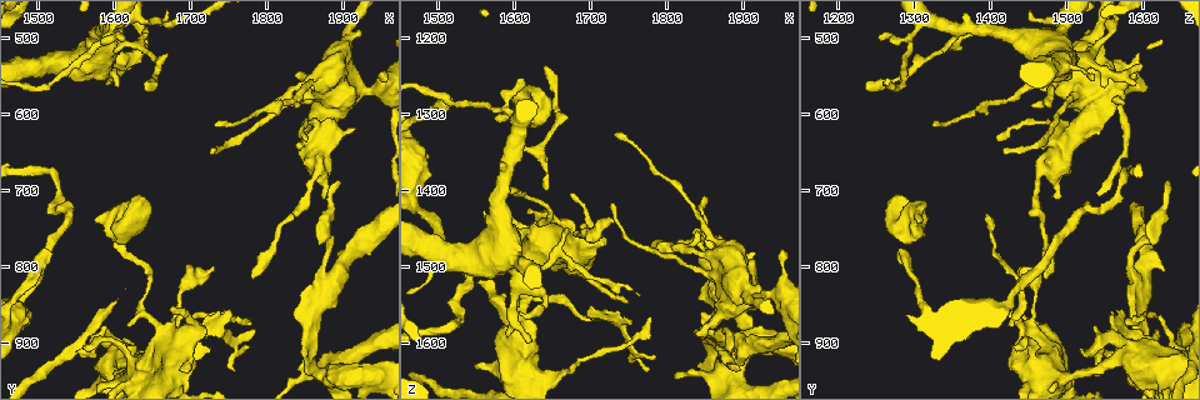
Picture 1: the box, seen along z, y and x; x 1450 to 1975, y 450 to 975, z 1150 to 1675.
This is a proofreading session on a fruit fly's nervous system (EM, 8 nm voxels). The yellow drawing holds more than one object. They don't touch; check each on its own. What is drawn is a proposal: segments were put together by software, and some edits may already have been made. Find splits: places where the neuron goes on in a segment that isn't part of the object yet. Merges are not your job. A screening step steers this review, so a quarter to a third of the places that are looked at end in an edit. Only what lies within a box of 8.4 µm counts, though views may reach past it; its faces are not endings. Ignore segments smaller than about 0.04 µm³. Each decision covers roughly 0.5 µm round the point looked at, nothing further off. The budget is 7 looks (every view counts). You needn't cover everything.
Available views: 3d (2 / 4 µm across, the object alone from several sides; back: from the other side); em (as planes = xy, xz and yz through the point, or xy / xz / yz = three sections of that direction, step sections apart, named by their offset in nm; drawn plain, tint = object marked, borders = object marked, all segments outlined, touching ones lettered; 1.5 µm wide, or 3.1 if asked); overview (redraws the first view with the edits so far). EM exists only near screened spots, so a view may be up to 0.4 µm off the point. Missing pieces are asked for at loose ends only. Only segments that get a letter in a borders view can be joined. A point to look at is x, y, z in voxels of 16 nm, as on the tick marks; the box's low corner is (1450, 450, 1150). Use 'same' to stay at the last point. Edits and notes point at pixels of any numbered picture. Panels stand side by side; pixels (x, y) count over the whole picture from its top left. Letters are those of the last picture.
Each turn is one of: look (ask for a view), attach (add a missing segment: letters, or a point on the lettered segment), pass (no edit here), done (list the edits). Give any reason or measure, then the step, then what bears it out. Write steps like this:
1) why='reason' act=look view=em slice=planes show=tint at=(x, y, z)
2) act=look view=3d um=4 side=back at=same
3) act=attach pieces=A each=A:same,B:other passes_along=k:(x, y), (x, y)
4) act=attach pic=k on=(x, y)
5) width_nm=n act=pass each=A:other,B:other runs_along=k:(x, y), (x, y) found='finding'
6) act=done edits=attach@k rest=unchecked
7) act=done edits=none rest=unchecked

why='thin end' act=look view=3d um=4 at=(1850, 635, 1415)

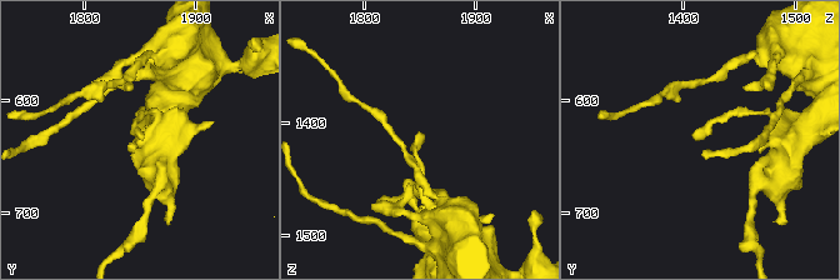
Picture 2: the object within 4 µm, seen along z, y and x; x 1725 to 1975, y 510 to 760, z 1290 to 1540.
act=look view=em slice=yz step=8 show=borders at=(1850, 634, 1408)

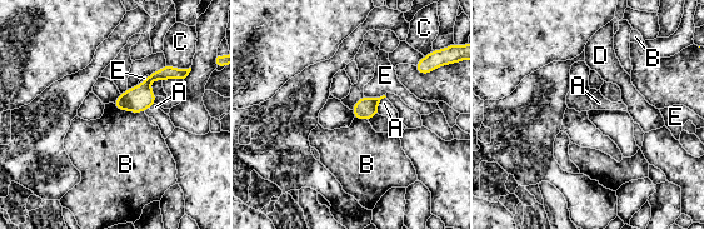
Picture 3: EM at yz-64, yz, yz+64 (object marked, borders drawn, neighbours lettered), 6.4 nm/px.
act=pass each=A:other,B:other,C:other,D:other,E:other border=3:(111, 103), (119, 109), (144, 113) found='no lettered segment goes on from it'

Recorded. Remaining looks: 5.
why='thin end' act=look view=em slice=xy step=8 show=borders at=(1735, 615, 1330)

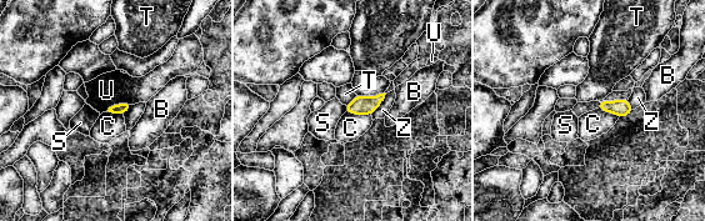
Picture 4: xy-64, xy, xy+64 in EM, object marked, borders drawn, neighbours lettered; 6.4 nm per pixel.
act=pass each=B:other,C:other,S:other,T:other,U:other,Z:other border=4:(345, 111), (370, 115) found='none of them fits'

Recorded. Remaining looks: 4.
why='thin end' act=look view=3d um=4 at=(1780, 875, 1565)

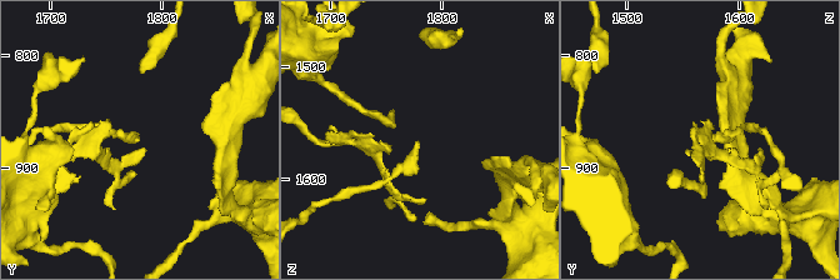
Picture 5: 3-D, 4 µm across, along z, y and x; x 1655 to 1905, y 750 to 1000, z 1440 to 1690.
act=look view=em slice=xy step=8 show=tint at=(1778, 874, 1568)

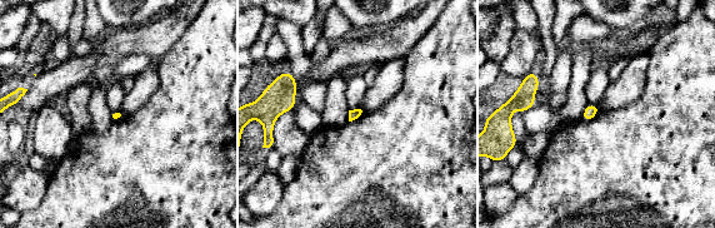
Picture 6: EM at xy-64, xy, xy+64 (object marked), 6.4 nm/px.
why='what lies round it' act=look view=em slice=xy step=8 show=borders at=same

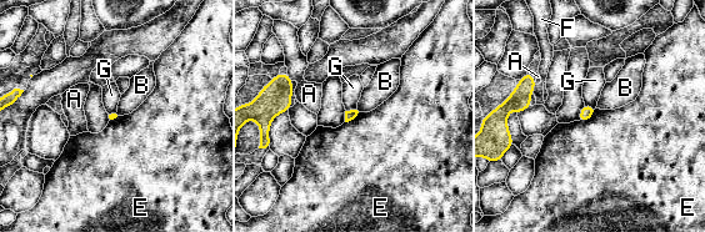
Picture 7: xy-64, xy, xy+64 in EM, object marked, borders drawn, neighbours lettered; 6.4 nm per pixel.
act=pass each=A:other,B:other,E:other,F:other,G:other border=7:(356, 109), (346, 111) found='no lettered segment goes on from it'

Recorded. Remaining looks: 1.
act=done edits=none rest=unchecked

